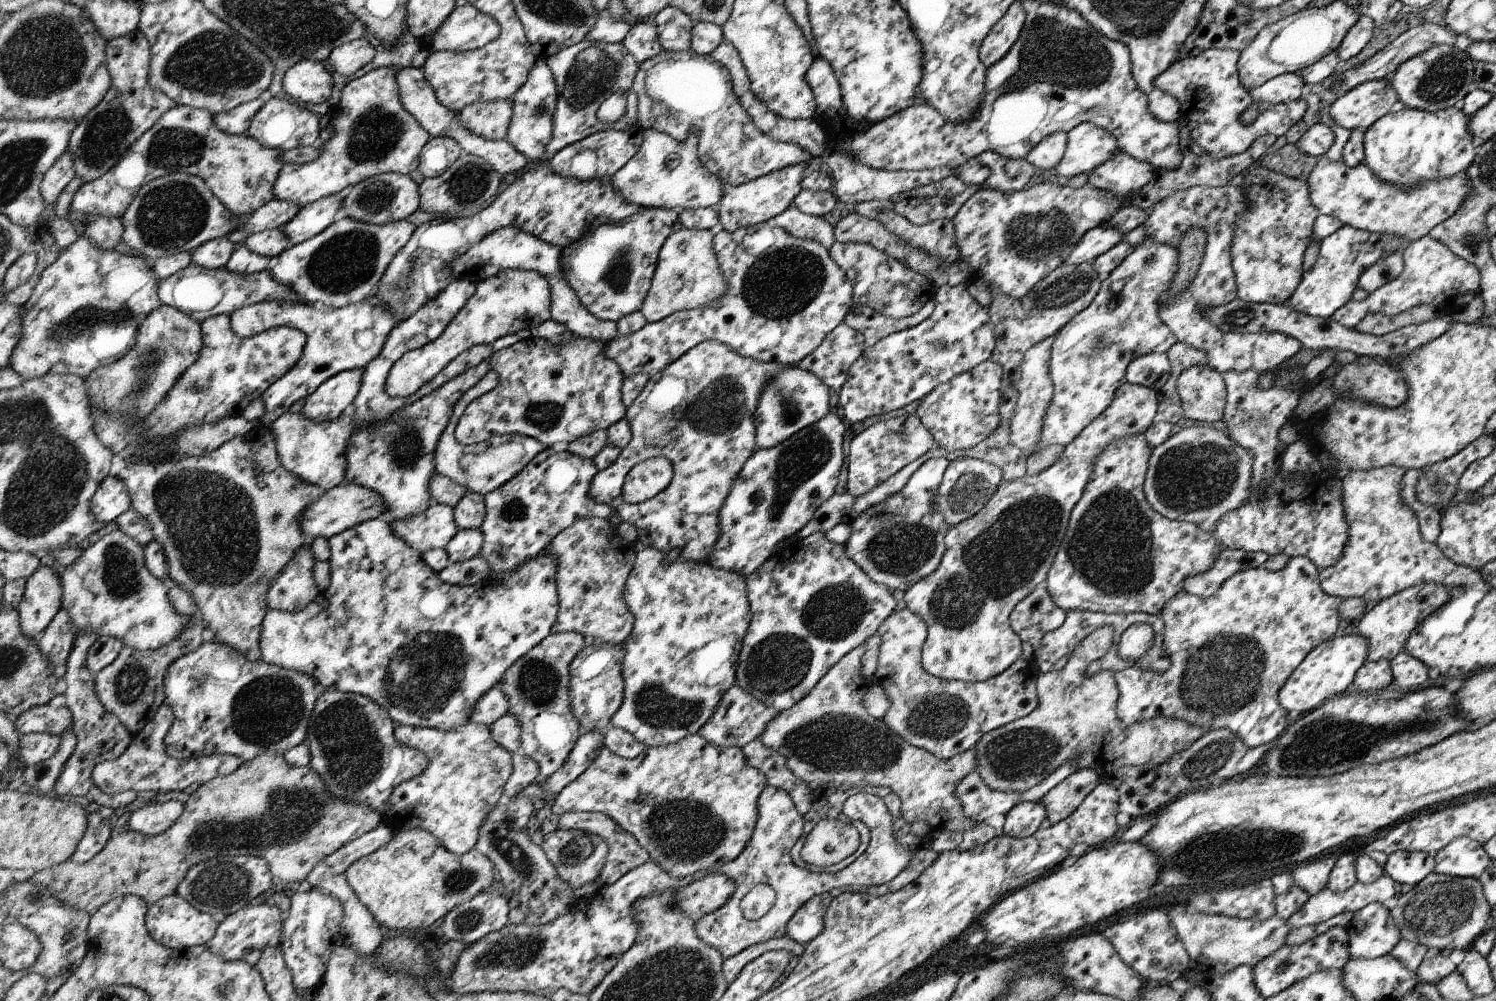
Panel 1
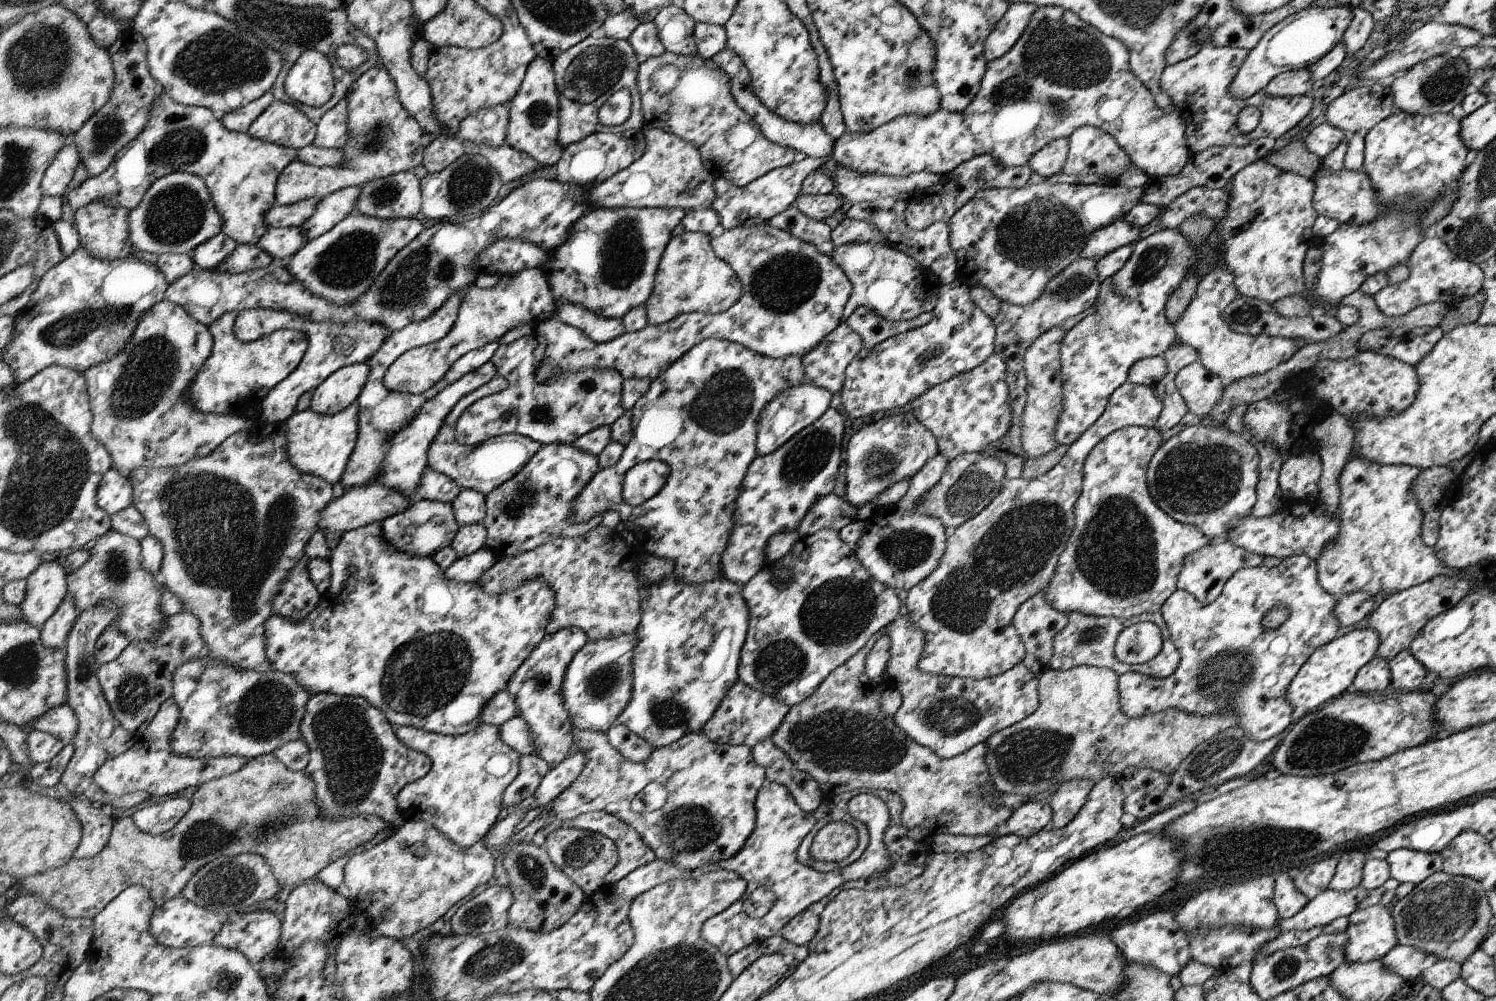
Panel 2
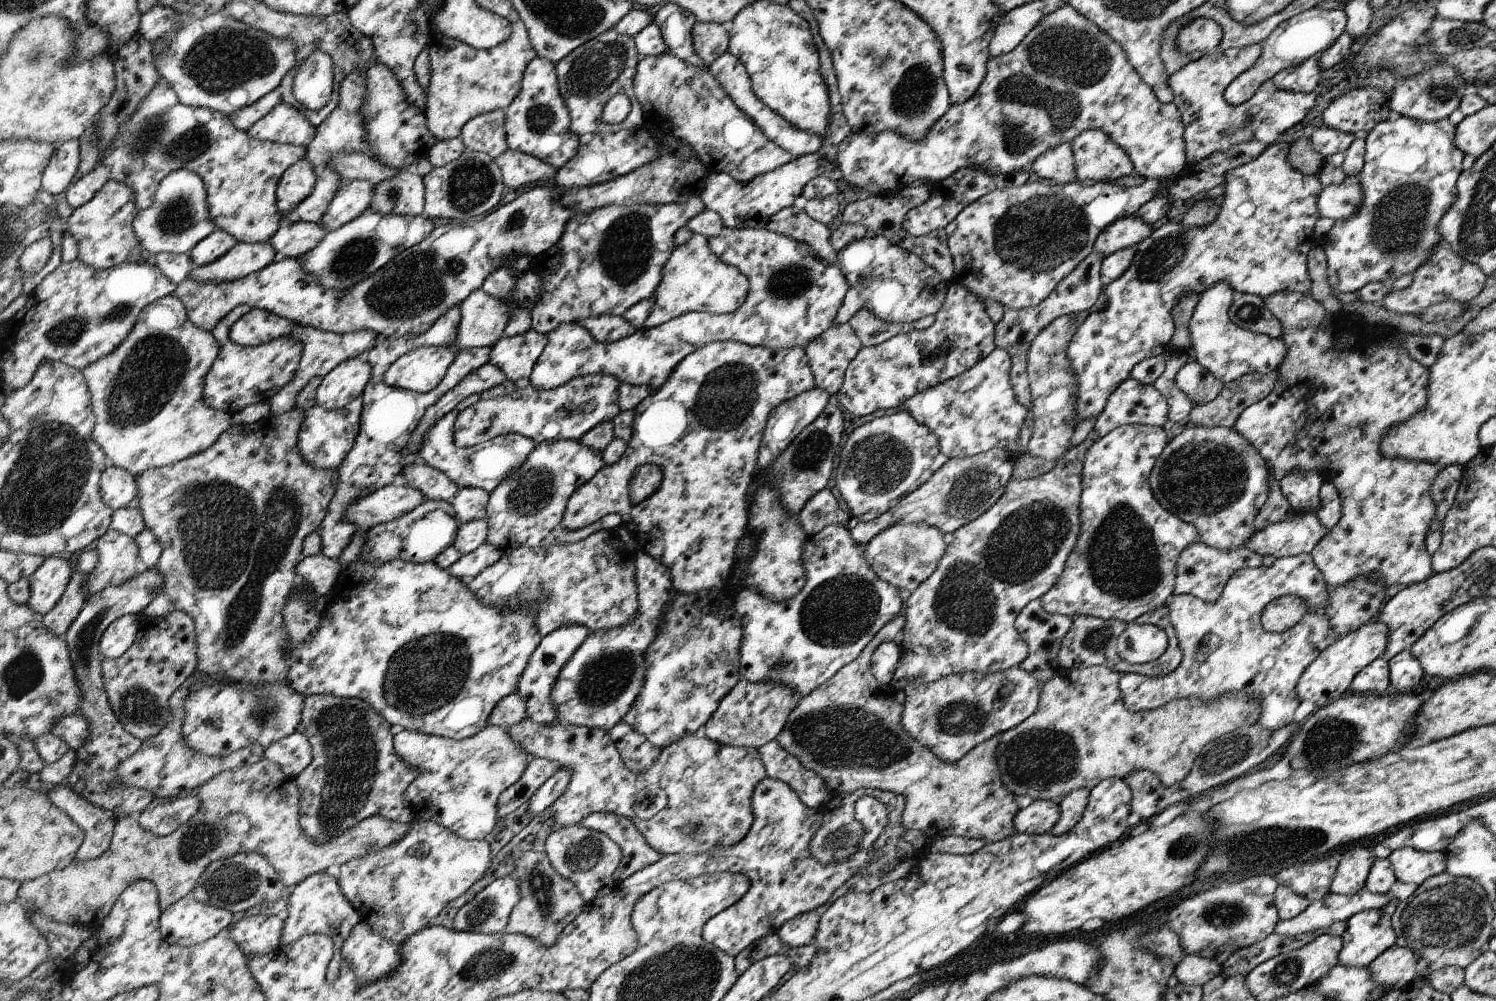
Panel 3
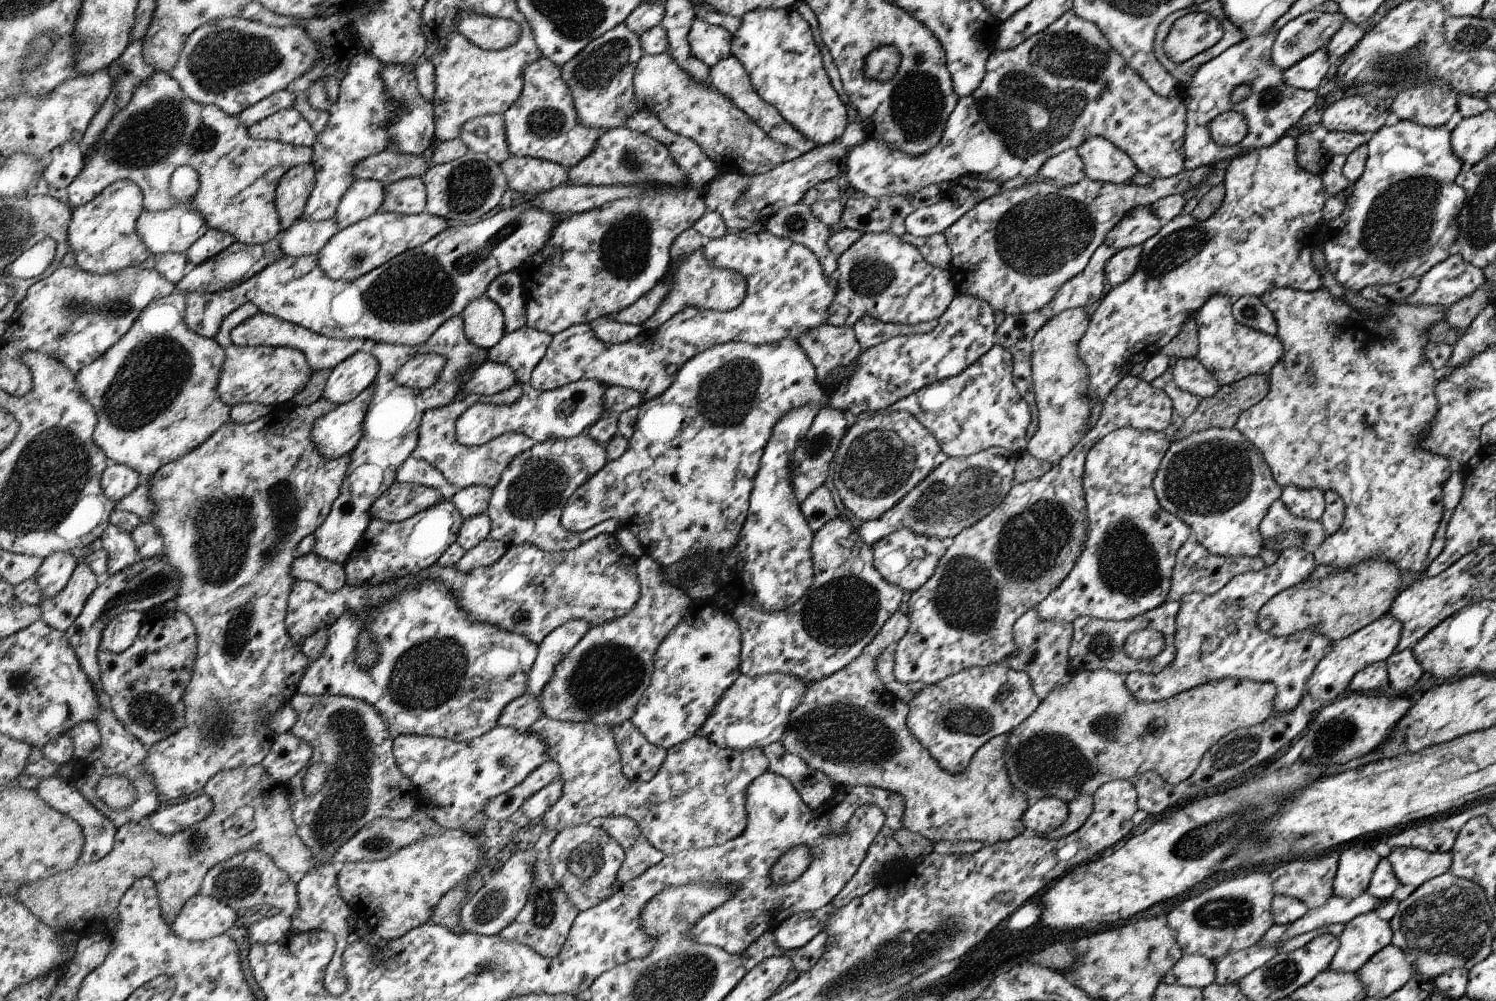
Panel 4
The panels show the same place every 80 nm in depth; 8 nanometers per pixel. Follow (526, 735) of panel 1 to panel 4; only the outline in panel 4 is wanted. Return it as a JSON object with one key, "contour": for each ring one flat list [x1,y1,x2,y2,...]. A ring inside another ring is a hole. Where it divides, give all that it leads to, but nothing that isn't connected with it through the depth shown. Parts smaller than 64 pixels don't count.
{"contour":[[574,619,562,624,546,636,538,649,537,660,529,674,529,689,526,693,541,697,542,688,554,672,556,664,574,648,592,628,586,619]]}

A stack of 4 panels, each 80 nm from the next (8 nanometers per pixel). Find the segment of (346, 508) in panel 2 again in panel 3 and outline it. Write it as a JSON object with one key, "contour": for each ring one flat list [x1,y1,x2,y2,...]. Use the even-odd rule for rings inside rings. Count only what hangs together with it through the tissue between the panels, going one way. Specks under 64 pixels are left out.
{"contour":[[391,484,353,503,345,519,367,531,374,525,399,519,426,500,414,487]]}

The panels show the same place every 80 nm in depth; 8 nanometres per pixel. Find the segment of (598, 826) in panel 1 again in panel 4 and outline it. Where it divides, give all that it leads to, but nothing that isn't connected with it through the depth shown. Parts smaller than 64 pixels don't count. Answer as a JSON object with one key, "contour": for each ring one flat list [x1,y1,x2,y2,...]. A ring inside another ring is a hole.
{"contour":[[630,817,599,818,593,821,593,823,607,830,608,834,612,836,612,838,615,838,625,850,624,862,622,863,621,869,617,872,617,879,620,885,642,876,646,870,655,867,666,856,661,850,654,848,654,846,648,842,648,839,642,834,638,825]]}

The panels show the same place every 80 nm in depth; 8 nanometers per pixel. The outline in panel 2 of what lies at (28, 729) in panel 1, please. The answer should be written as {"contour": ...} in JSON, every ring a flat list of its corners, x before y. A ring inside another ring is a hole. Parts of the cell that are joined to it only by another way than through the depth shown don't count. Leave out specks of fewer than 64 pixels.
{"contour":[[66,704,60,708,51,710,34,727,30,728,32,730,42,730,47,733,52,733,69,745,75,744,76,742,81,727,79,722,78,713,72,706]]}

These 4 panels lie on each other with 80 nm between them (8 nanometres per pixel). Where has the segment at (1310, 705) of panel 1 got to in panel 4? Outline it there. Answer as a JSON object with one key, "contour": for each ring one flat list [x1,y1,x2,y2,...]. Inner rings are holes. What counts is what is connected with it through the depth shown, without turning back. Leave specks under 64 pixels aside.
{"contour":[[1388,614,1372,621,1354,634,1331,644,1307,682,1308,694,1314,700,1323,700,1325,704,1332,703,1347,694,1347,686,1359,670,1376,661,1385,661,1395,652,1401,639,1402,629,1402,622]]}

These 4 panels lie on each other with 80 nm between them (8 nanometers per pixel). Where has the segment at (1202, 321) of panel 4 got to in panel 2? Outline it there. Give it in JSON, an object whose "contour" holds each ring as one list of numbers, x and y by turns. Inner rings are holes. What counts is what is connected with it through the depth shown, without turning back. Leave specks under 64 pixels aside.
{"contour":[[1213,257,1209,272,1197,284,1196,294,1182,318,1174,324,1178,341,1198,351,1200,362,1226,384,1250,376,1262,374,1276,368,1280,363,1292,358,1298,344,1292,339,1271,337,1267,334,1252,336,1227,330,1223,320,1223,310,1240,296,1234,284,1234,275,1221,262,1221,257]]}

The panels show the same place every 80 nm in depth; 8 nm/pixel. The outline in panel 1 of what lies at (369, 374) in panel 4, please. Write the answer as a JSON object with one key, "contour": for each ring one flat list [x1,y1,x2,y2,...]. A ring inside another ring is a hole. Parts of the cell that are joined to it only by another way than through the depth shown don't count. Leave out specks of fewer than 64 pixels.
{"contour":[[353,368,335,374,309,396,302,412,315,421,334,420,358,396,363,372]]}

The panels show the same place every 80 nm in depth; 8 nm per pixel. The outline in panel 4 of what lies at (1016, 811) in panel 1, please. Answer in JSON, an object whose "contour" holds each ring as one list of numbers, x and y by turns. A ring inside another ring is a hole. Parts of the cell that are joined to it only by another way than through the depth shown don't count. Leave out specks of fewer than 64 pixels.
{"contour":[[1046,797,1029,806,1024,814,1025,828,1040,832,1040,836,1047,836,1064,825,1069,818,1069,805,1062,799]]}

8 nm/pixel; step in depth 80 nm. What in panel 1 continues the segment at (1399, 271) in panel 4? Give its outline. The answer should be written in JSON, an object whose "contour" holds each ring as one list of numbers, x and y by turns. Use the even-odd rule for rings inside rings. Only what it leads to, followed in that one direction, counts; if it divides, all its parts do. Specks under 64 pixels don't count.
{"contour":[[1404,107,1402,110,1391,114,1385,114,1379,118,1374,124,1371,124,1363,136,1363,147,1365,152,1364,164,1381,180,1386,183,1394,183,1396,185,1418,185,1420,181,1437,181,1446,177,1454,176,1455,174,1464,172,1470,168,1474,157,1476,156,1477,143,1469,133,1469,116,1466,116,1462,111,1458,111,1455,107,1448,107,1441,111,1428,112,1418,109],[1342,225,1330,236,1320,240,1316,264,1303,273,1300,284,1285,304,1302,314,1322,318,1331,317,1336,310,1351,300,1353,292,1359,286,1360,275,1365,270,1376,265,1386,255,1402,253,1409,244,1409,240,1402,235,1379,235]]}

